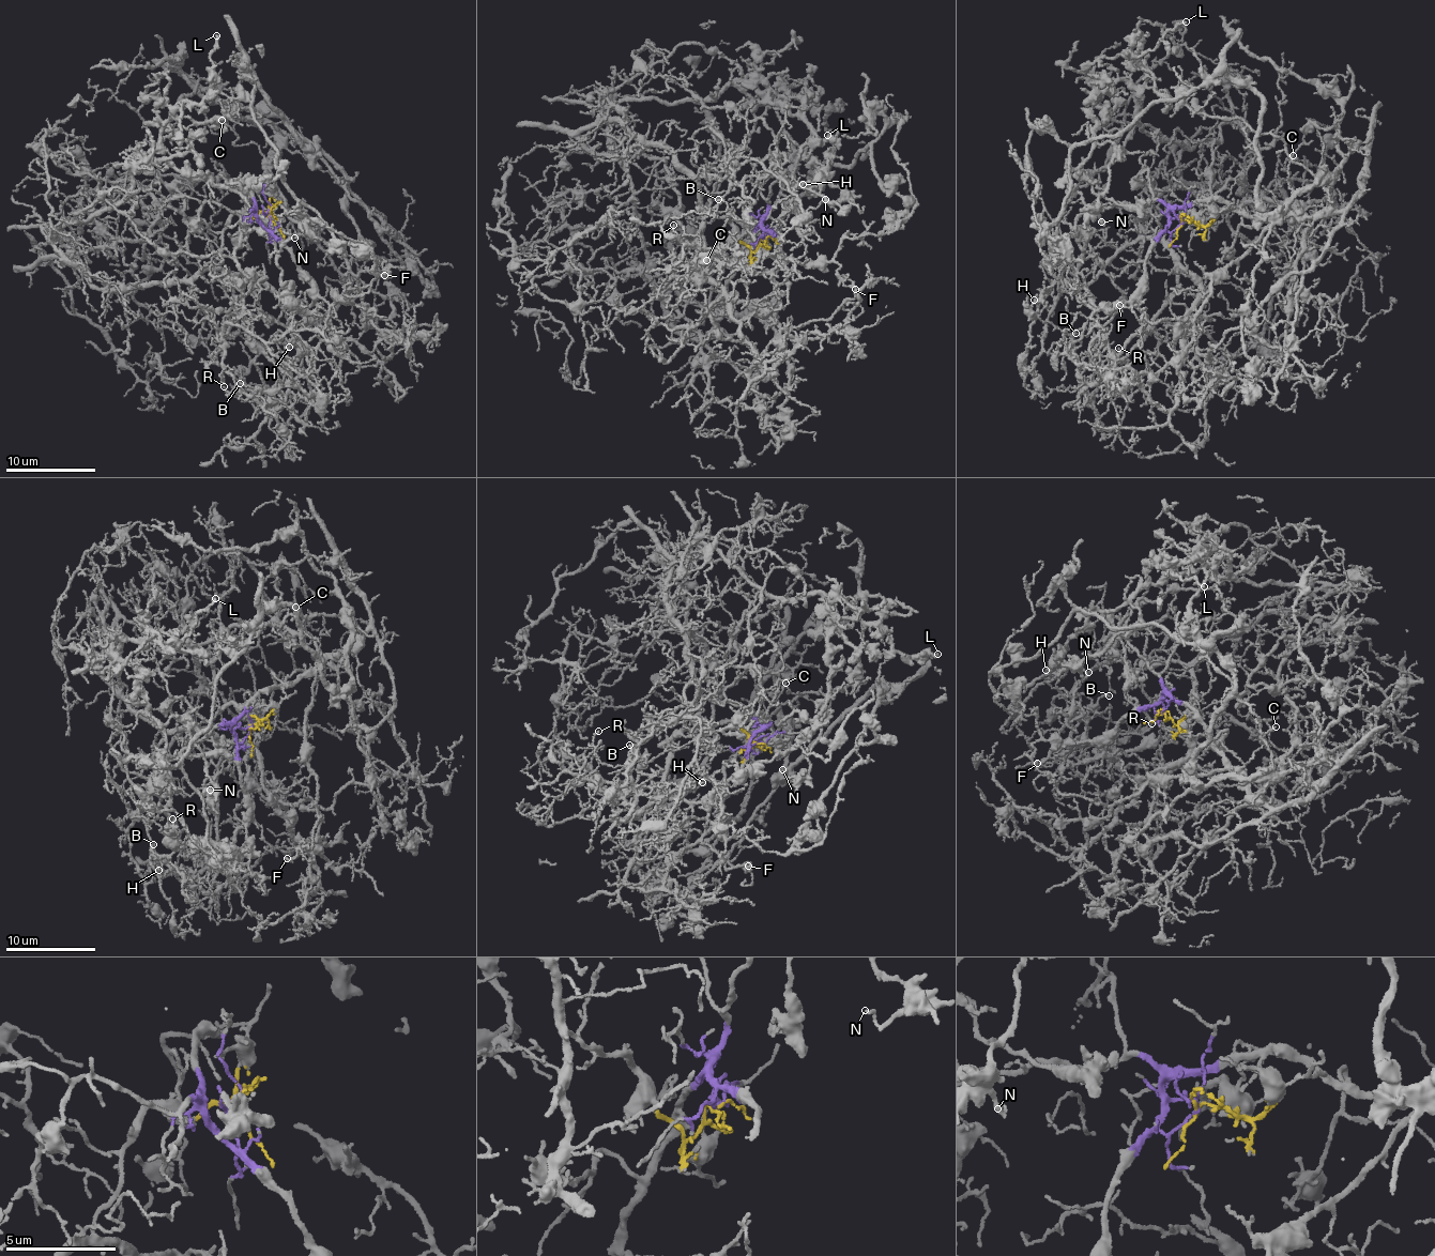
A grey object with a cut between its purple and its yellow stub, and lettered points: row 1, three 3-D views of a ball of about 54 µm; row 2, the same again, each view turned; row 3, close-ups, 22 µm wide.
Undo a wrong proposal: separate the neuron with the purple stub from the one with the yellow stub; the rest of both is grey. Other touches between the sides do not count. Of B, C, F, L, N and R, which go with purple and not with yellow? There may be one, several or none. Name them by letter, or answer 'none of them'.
B, C, F, R

